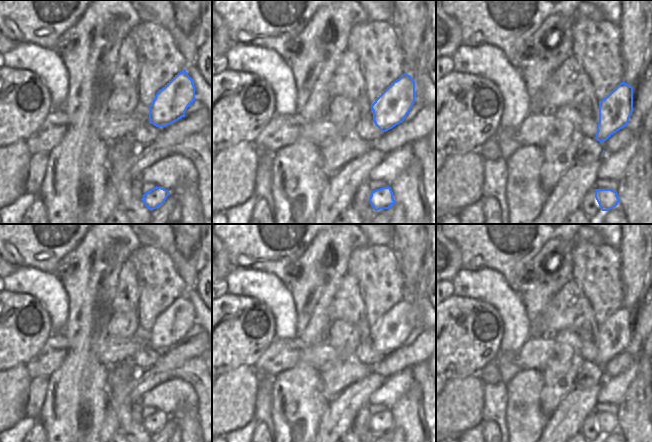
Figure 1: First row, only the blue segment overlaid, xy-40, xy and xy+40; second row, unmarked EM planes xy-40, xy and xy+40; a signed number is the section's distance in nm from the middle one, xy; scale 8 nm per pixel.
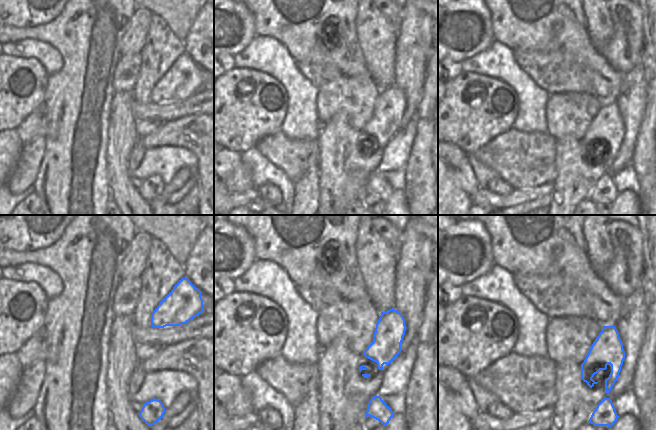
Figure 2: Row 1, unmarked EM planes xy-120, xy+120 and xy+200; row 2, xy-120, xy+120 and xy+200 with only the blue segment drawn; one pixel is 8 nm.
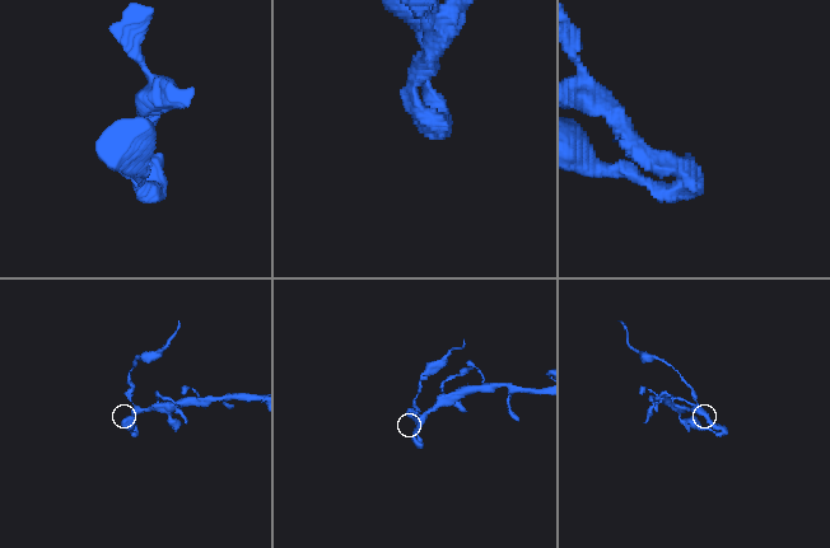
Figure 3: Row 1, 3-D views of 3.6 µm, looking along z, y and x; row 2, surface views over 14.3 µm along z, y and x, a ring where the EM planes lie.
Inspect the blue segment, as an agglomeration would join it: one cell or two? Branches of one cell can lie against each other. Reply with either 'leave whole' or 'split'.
split

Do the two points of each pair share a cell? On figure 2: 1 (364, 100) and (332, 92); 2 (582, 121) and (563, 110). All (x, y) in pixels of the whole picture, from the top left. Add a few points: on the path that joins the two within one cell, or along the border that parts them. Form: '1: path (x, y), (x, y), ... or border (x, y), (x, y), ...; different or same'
1: path (356, 96), (340, 95); same
2: path (577, 121), (574, 121), (568, 115); same

